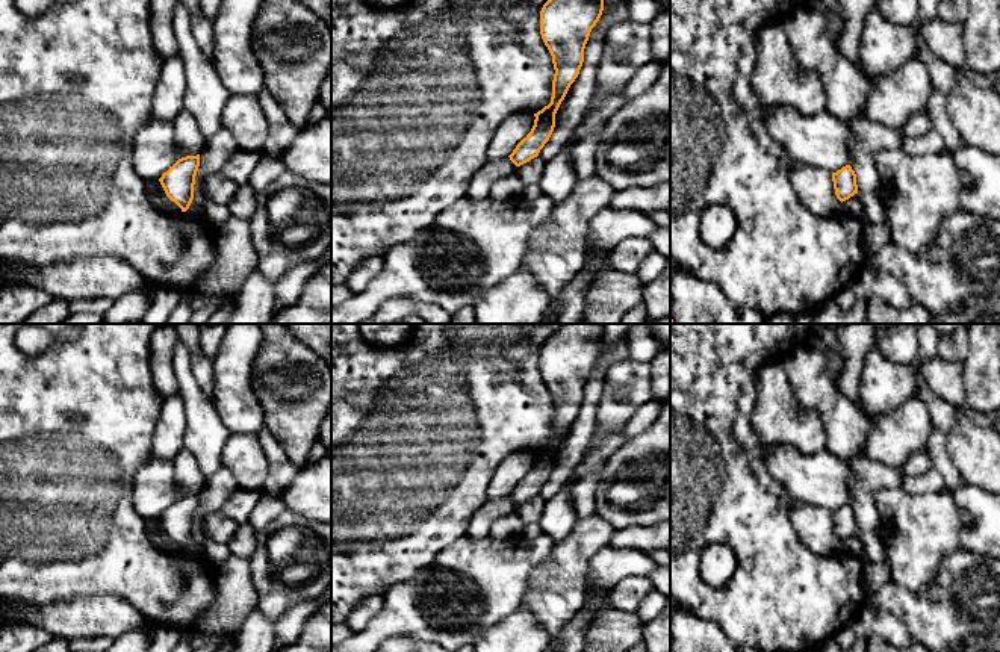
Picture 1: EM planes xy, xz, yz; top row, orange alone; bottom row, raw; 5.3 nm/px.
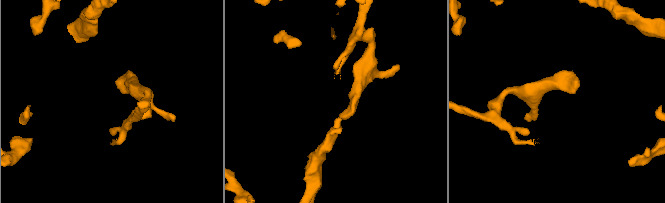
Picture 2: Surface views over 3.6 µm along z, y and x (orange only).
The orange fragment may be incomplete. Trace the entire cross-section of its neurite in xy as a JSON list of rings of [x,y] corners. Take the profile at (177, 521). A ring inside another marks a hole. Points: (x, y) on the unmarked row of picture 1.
[[[200,493],[179,498],[159,517],[166,536],[174,540],[182,551],[186,551],[194,539],[195,514],[200,505]]]

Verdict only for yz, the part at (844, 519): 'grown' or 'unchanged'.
unchanged

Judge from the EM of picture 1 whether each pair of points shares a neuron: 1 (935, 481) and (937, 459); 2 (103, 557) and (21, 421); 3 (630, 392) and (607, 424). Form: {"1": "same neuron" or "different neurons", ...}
{"1": "different neurons", "2": "same neuron", "3": "same neuron"}

